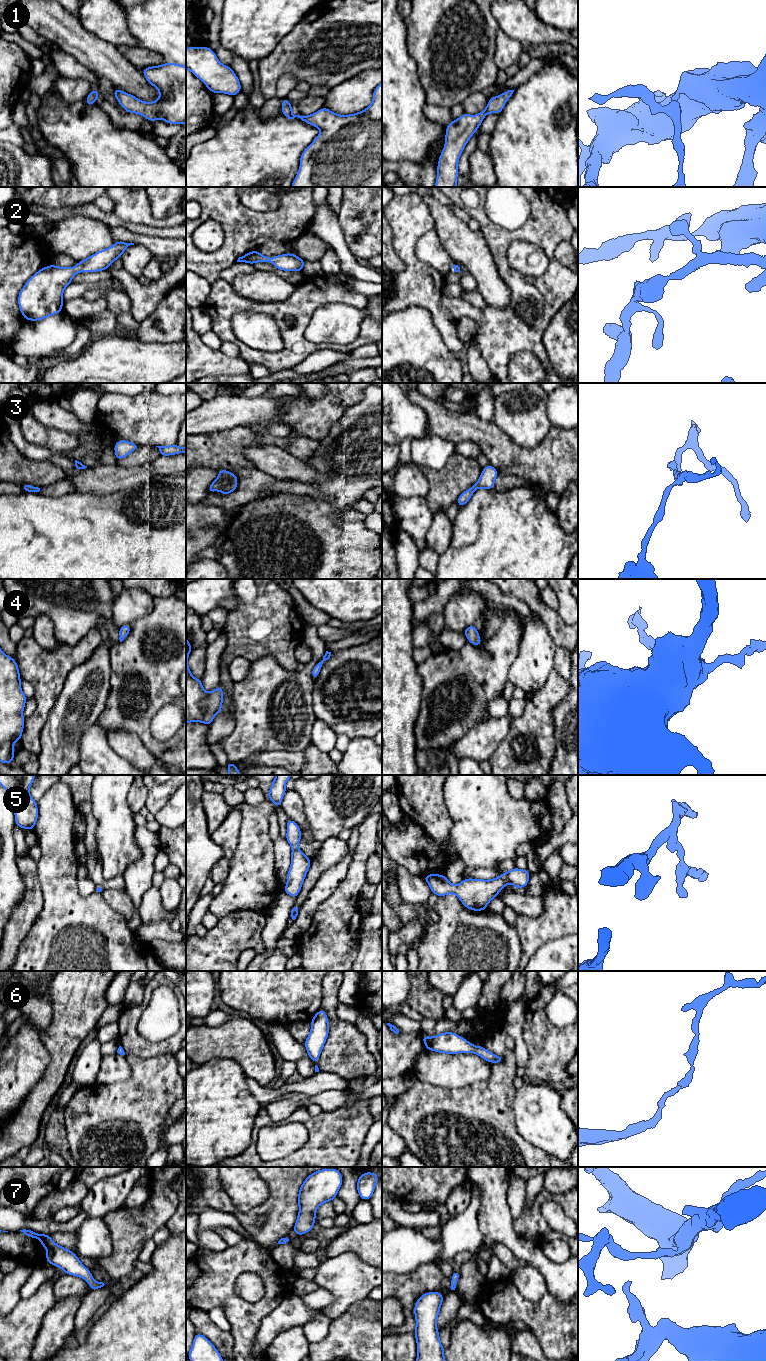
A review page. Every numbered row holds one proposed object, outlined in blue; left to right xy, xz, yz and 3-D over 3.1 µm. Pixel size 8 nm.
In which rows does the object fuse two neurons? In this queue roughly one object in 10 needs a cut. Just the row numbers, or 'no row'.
no row

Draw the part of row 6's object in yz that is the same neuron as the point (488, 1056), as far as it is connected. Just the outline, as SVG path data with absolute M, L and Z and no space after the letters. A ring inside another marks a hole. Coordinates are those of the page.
M454 1032L440 1033L434 1037L423 1034L422 1040L427 1050L446 1054L475 1053L488 1063L502 1063L503 1056L497 1056L483 1046L475 1046Z

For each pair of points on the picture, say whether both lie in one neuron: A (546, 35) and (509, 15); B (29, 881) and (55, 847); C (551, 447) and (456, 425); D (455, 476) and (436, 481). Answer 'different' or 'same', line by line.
A: same
B: different
C: same
D: same

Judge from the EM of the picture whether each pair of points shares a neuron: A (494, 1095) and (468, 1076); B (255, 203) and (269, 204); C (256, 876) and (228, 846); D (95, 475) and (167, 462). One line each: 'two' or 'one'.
A: two
B: one
C: two
D: one

